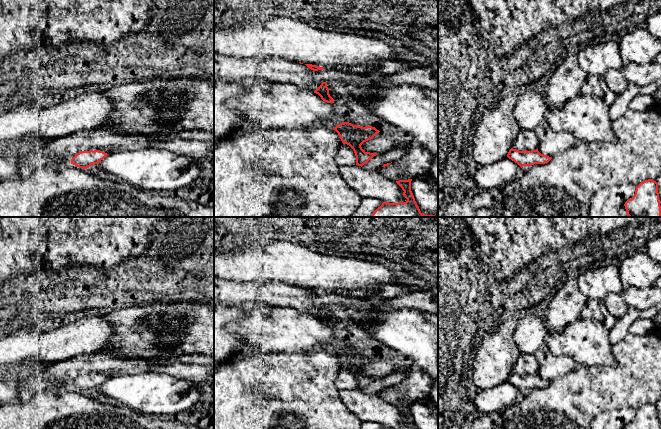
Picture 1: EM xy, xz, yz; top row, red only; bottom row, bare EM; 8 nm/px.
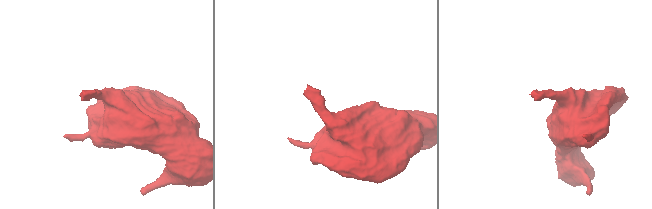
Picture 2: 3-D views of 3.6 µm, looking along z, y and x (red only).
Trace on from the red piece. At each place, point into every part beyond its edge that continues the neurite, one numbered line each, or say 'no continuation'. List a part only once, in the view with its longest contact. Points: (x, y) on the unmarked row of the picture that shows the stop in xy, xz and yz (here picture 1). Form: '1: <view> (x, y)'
no continuation

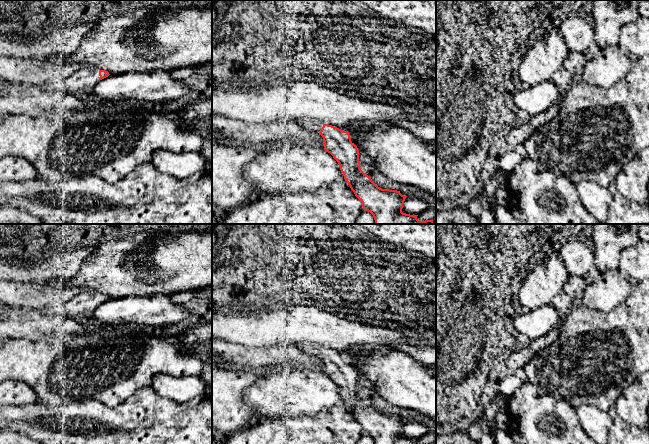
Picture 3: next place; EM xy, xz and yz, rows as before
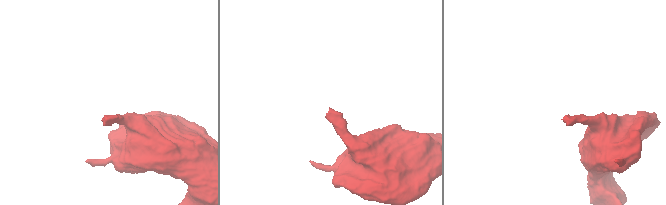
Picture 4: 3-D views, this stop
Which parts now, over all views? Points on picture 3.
1: xy (81, 306)

